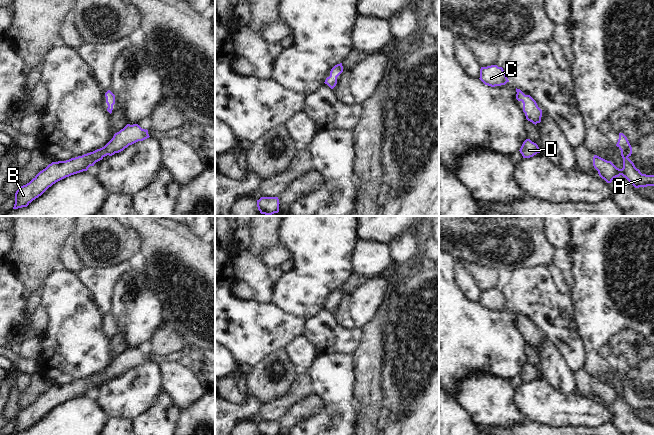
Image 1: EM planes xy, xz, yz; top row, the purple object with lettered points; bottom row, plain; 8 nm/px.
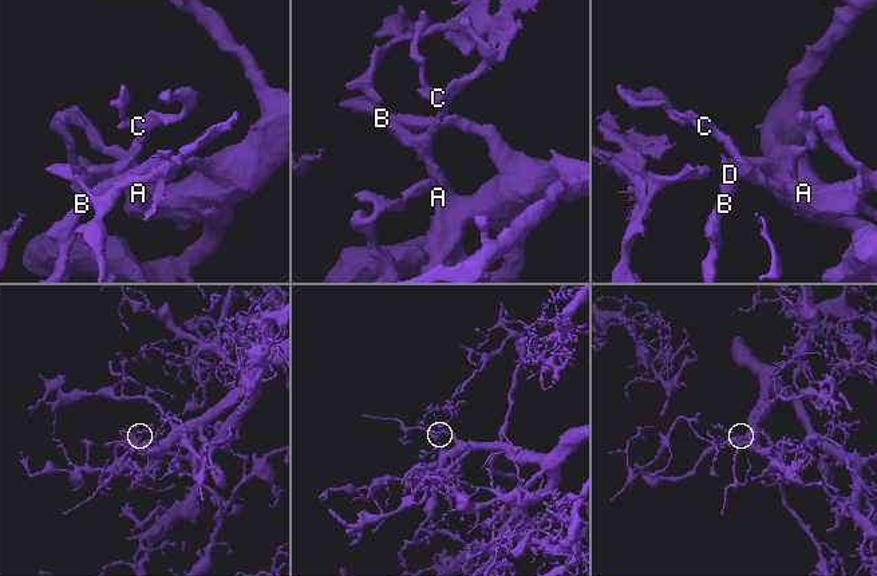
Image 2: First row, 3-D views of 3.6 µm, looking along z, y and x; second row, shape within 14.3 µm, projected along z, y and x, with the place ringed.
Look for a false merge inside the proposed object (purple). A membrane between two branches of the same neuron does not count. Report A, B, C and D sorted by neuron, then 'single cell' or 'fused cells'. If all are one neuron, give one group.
A B C D; single cell

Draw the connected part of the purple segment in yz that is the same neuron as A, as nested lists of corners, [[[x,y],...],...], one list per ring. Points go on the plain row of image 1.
[[[619,357],[619,363],[616,370],[621,374],[623,392],[619,393],[611,385],[594,379],[593,390],[598,395],[599,400],[607,407],[611,407],[614,402],[622,399],[635,412],[654,410],[654,399],[642,398],[628,382],[632,378],[632,371],[623,357]]]

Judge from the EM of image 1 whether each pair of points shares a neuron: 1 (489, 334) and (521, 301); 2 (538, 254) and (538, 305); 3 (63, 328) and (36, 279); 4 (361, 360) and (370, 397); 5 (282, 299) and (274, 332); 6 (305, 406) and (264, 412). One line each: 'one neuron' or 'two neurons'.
1: two neurons
2: two neurons
3: two neurons
4: one neuron
5: two neurons
6: two neurons

